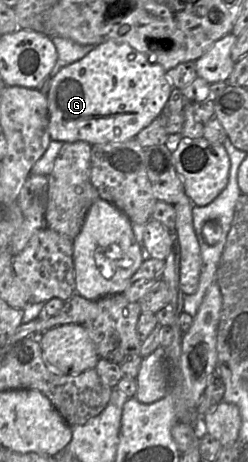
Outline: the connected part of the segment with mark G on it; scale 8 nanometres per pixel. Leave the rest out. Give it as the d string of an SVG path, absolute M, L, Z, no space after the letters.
M106 41L96 45L82 59L52 74L50 89L46 95L50 138L63 143L85 141L90 145L135 139L143 128L160 115L173 88L164 68L129 44Z

